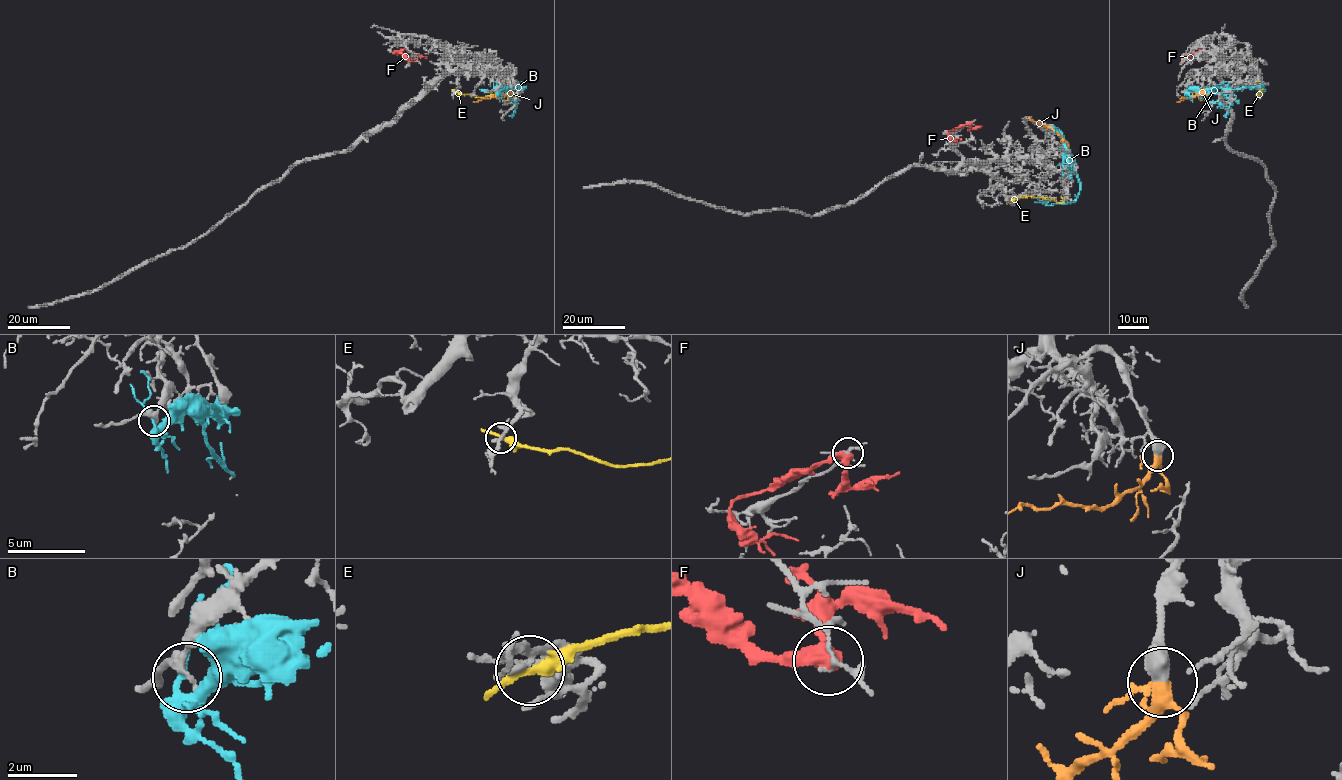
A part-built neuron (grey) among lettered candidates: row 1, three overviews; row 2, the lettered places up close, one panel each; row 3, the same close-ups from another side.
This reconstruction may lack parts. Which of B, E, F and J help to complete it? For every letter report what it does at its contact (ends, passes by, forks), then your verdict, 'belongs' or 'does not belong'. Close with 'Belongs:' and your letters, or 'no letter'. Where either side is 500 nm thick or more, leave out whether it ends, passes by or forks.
B: it forks | does not belong
E: it passes by | does not belong
F: it passes by | does not belong
J: it passes by | belongs
Belongs: J

